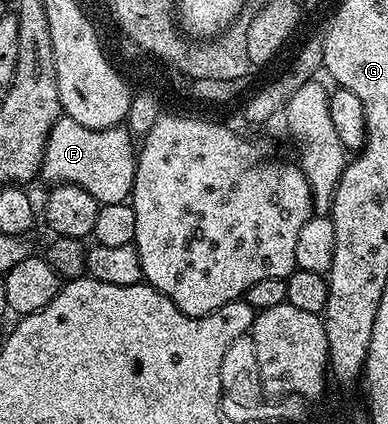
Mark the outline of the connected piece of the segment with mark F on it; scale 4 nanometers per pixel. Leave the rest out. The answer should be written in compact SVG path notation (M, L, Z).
M61 115L54 122L54 126L48 135L44 161L40 166L40 176L49 180L49 185L77 184L86 194L90 194L101 204L123 204L131 197L132 187L136 181L136 157L138 155L137 145L132 145L133 133L127 127L117 126L115 128L103 128L94 130L82 126L82 122L74 122L74 118Z

